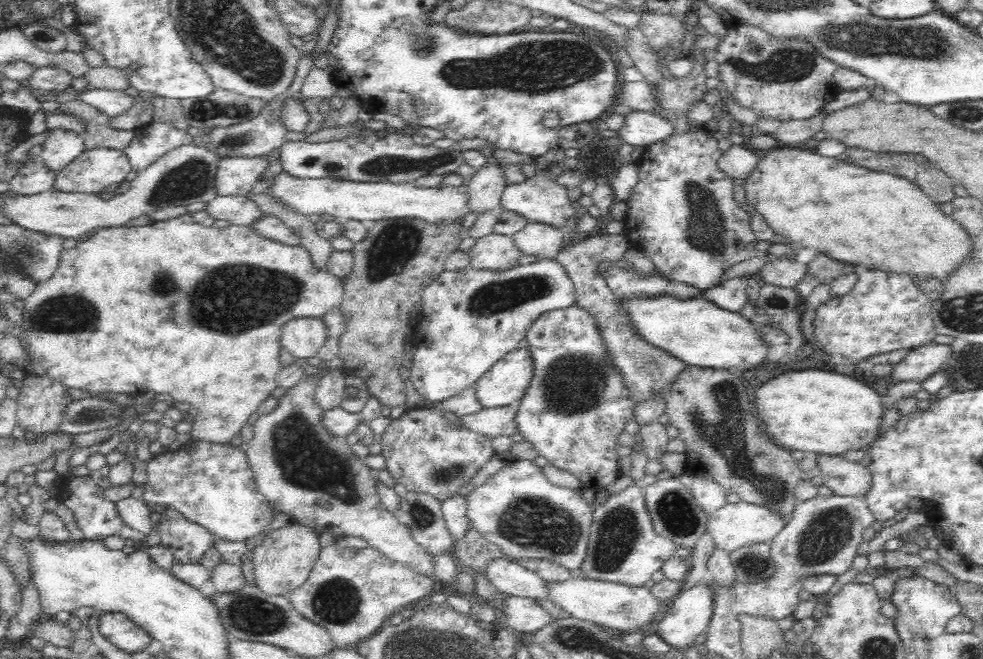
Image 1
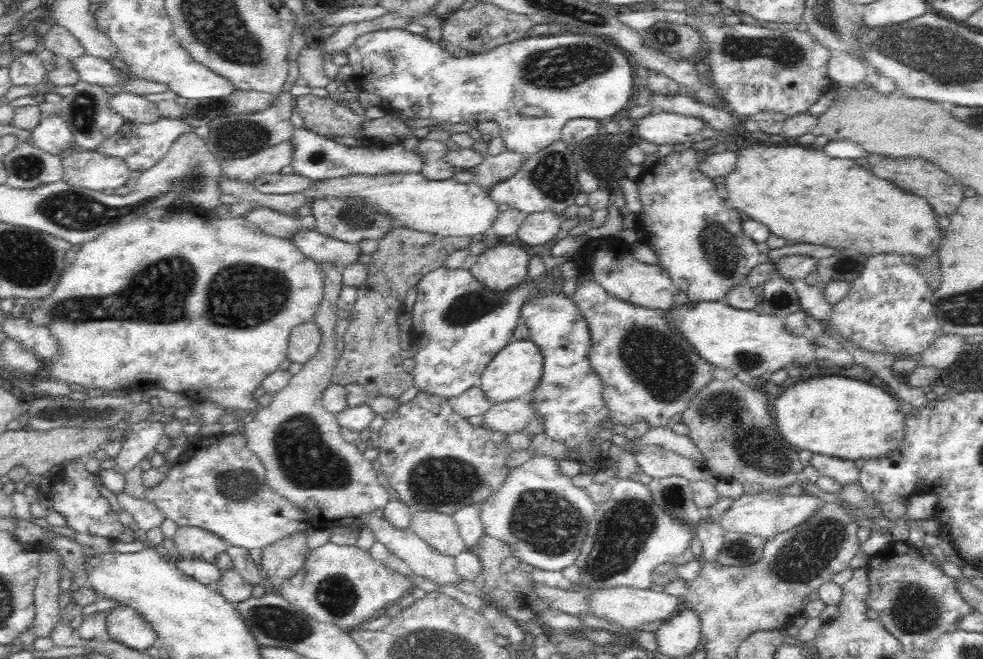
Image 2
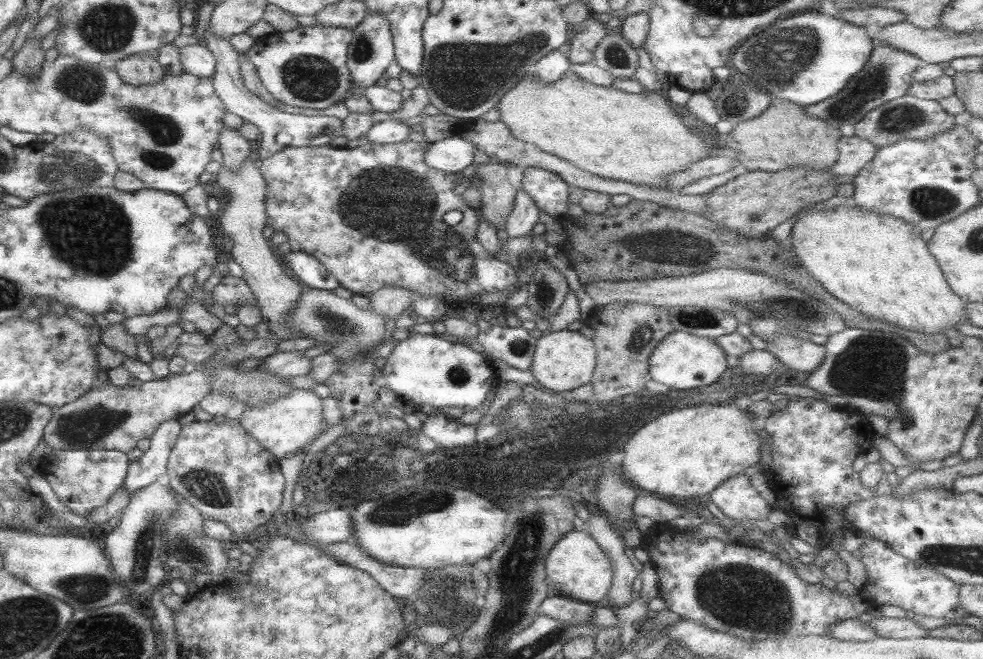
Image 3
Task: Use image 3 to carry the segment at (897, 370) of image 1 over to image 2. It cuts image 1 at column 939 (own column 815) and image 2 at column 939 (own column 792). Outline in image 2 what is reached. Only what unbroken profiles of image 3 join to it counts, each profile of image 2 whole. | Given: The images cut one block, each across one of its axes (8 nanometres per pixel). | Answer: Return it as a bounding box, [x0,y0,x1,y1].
[916,336,966,372]

